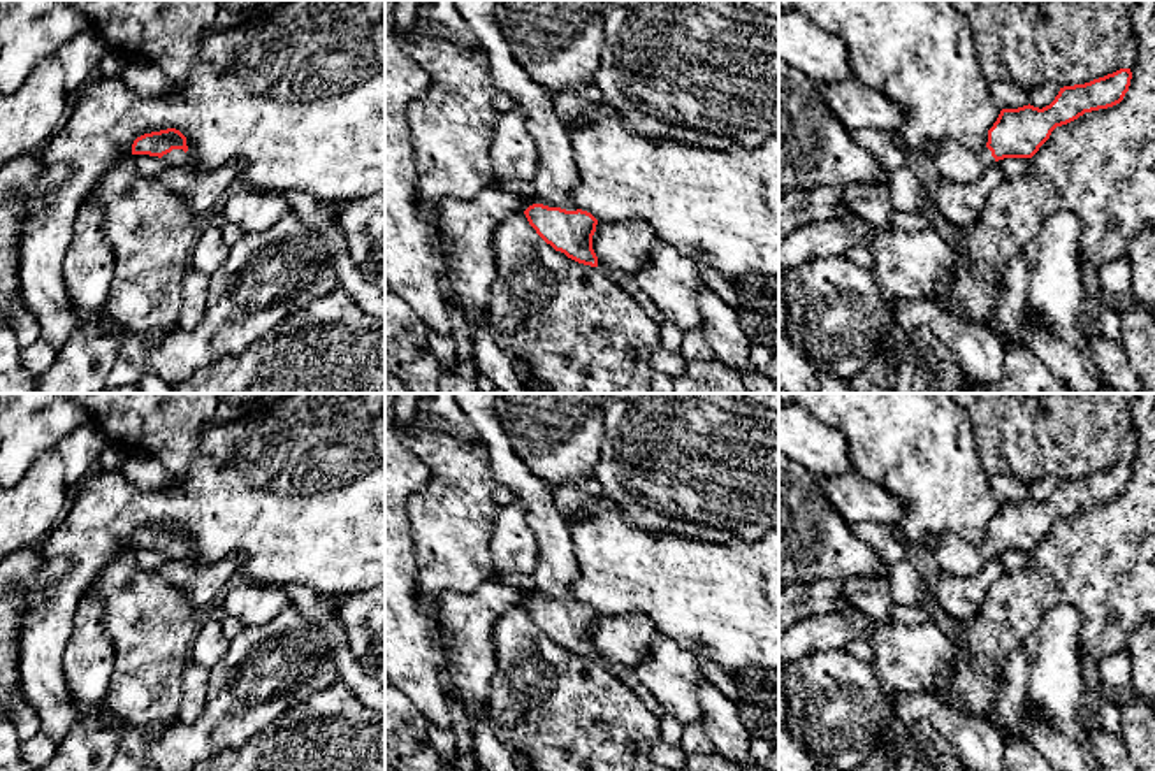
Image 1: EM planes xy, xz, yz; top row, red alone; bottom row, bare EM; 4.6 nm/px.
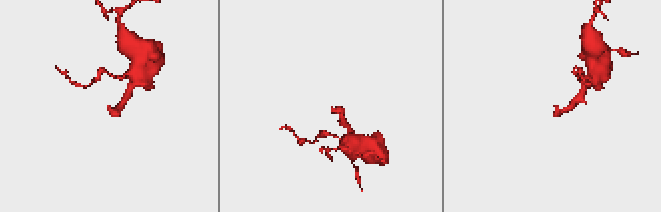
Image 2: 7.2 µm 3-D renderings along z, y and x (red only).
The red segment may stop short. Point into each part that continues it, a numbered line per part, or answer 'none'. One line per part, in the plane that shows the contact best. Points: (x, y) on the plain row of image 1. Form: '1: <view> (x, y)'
1: xz (558, 568)

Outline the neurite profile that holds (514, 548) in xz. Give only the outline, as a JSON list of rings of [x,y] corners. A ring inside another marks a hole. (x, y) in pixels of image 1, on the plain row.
[[[520,499],[499,511],[490,539],[492,578],[505,573],[533,574],[538,564],[538,543]]]

